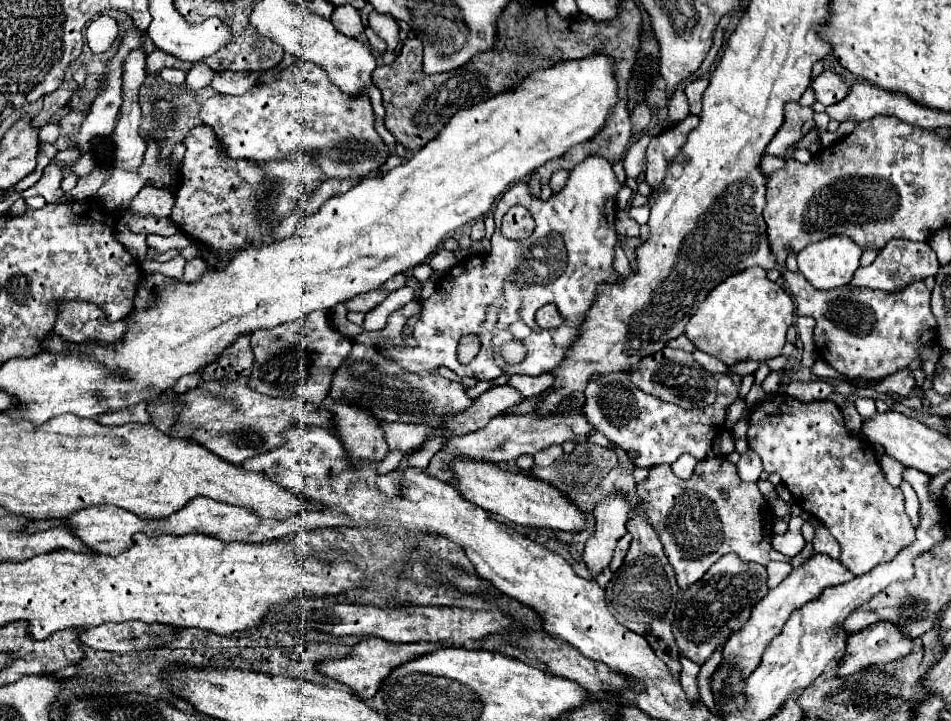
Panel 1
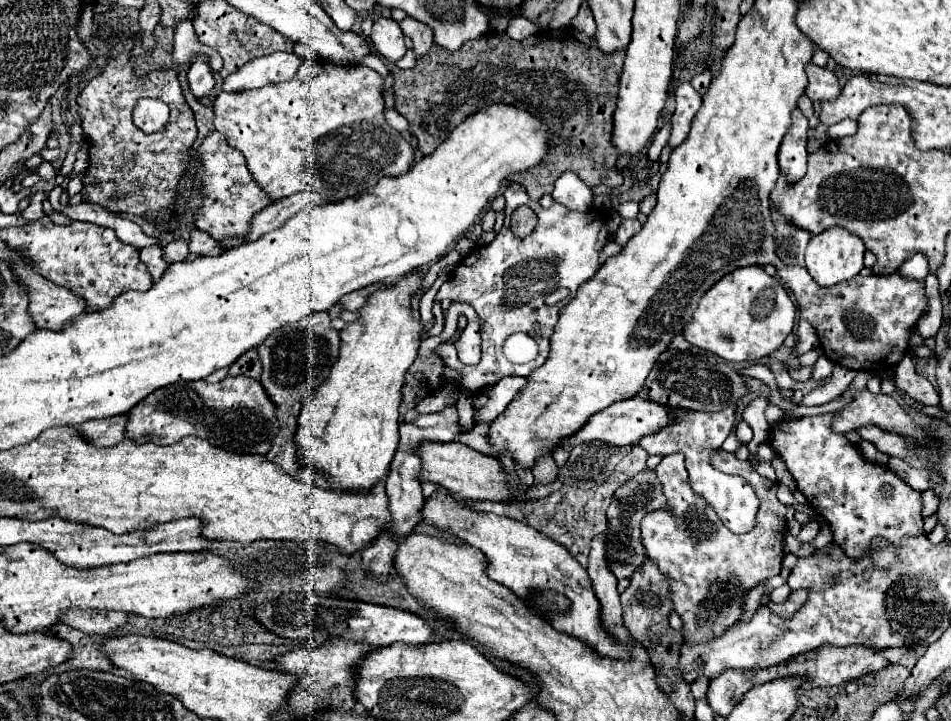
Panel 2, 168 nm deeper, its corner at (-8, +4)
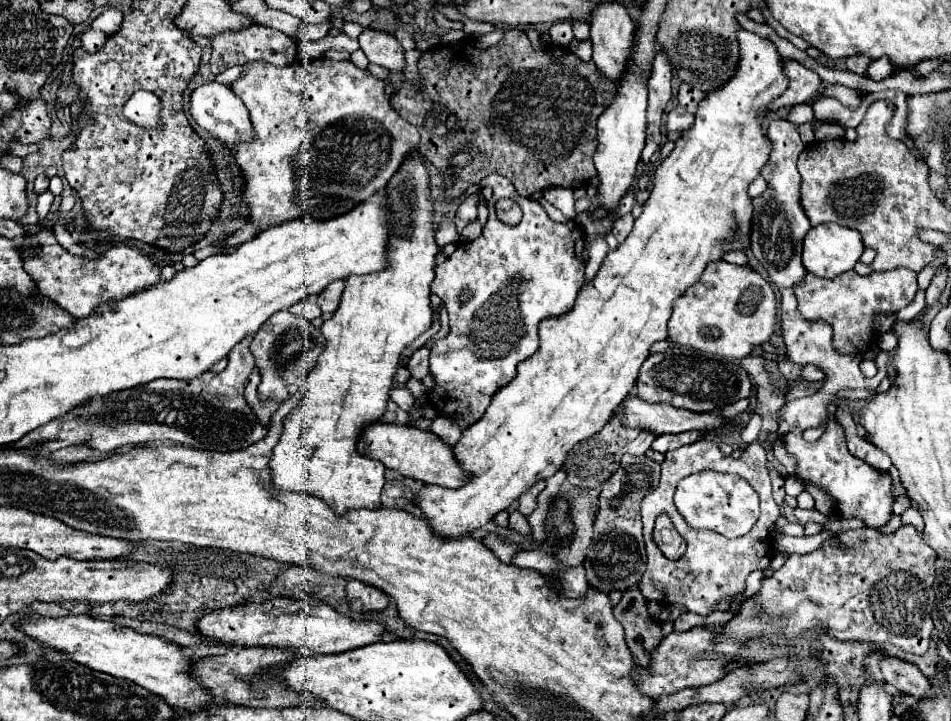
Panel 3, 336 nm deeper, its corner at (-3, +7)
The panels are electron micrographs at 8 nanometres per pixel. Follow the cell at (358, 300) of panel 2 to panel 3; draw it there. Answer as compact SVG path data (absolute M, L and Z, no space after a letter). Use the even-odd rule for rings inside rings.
M340 280L340 282L332 282L322 294L318 294L318 306L322 308L322 312L330 312L330 314L334 314L334 310L340 306L342 290L344 290L344 280Z

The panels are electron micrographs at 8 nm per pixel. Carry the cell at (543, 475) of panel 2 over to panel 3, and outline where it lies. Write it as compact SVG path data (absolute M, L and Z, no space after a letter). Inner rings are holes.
M538 480L528 492L524 492L524 494L520 496L520 500L518 500L518 510L520 510L524 516L528 516L528 514L534 512L534 508L536 508L536 496L544 490L544 486L546 486L546 480Z

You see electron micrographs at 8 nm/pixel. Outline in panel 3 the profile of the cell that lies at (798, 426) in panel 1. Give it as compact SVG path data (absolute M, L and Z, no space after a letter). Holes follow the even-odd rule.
M834 420L828 422L826 432L816 442L806 442L802 434L804 430L792 430L782 438L786 450L796 458L796 478L824 488L836 500L834 512L840 520L858 518L870 528L886 526L892 518L892 504L896 500L890 474L878 472L864 460L852 456L846 448L844 430Z

